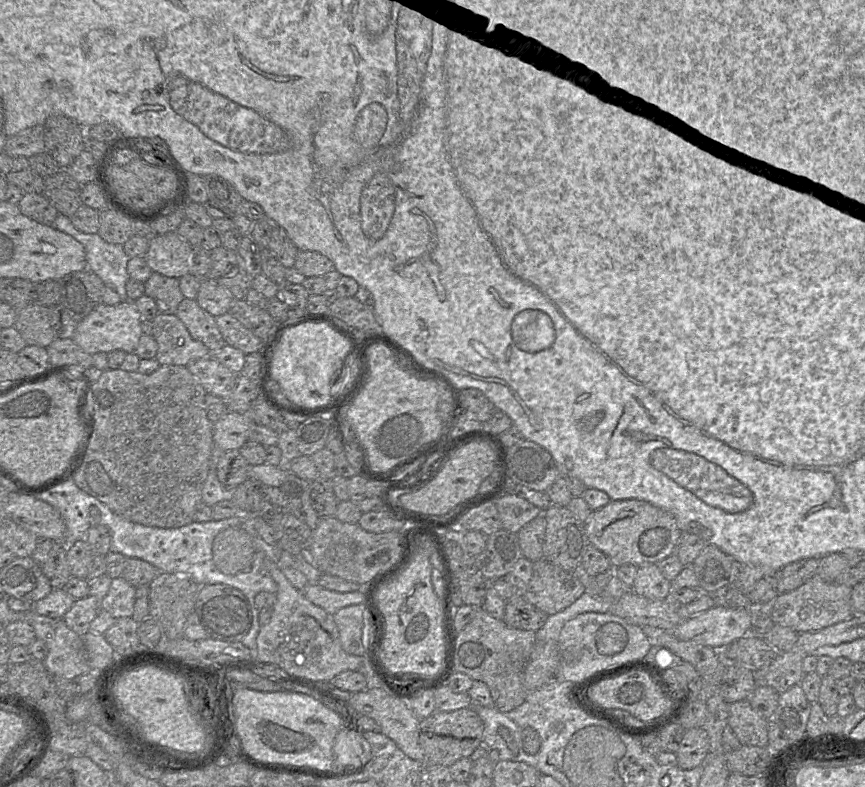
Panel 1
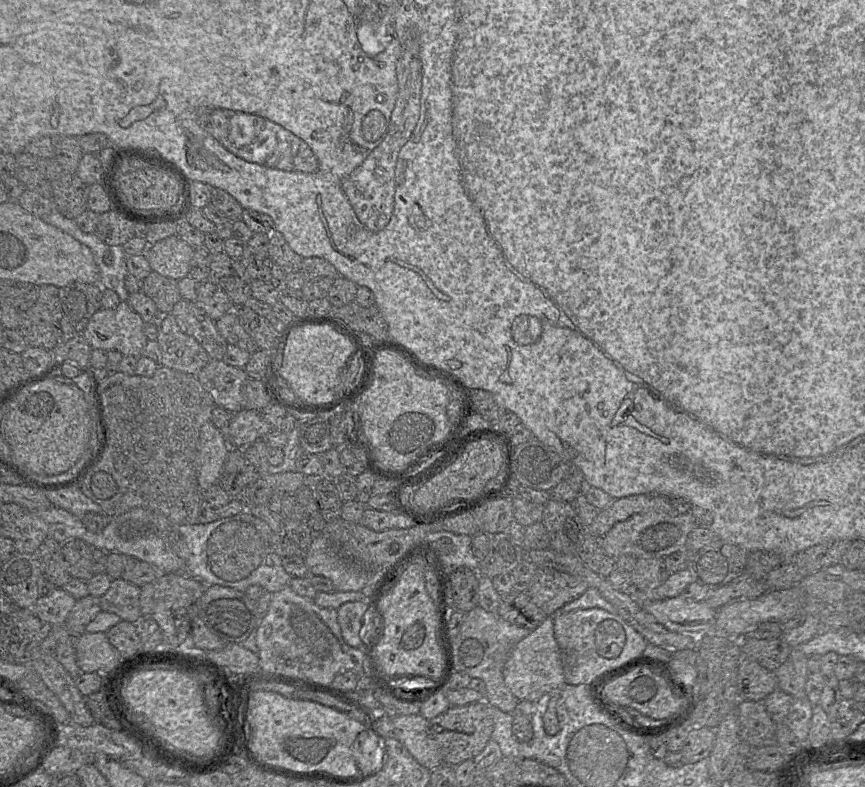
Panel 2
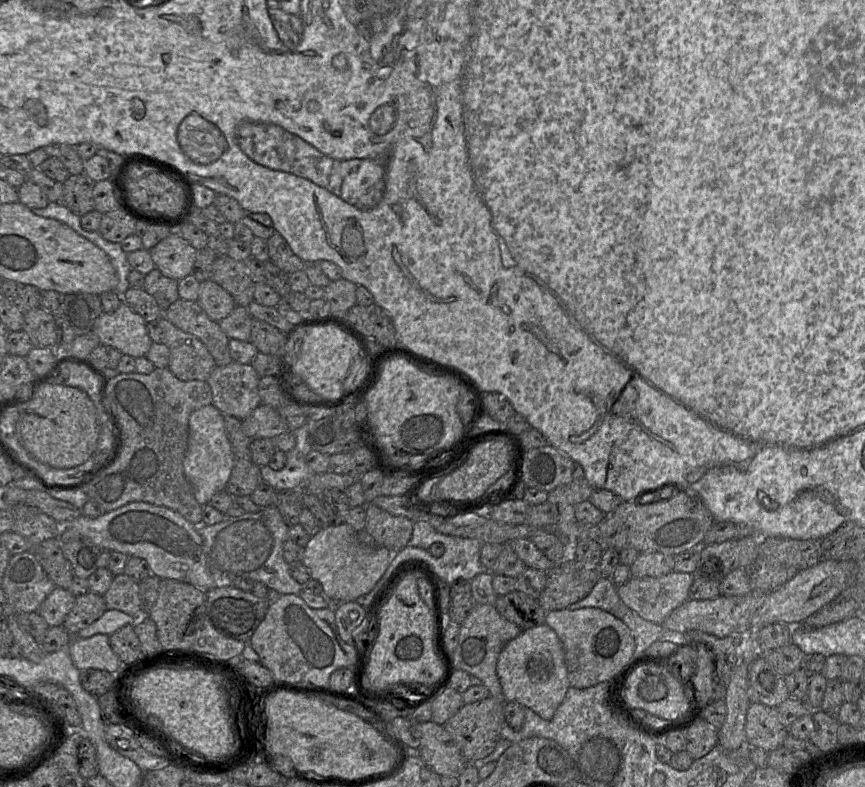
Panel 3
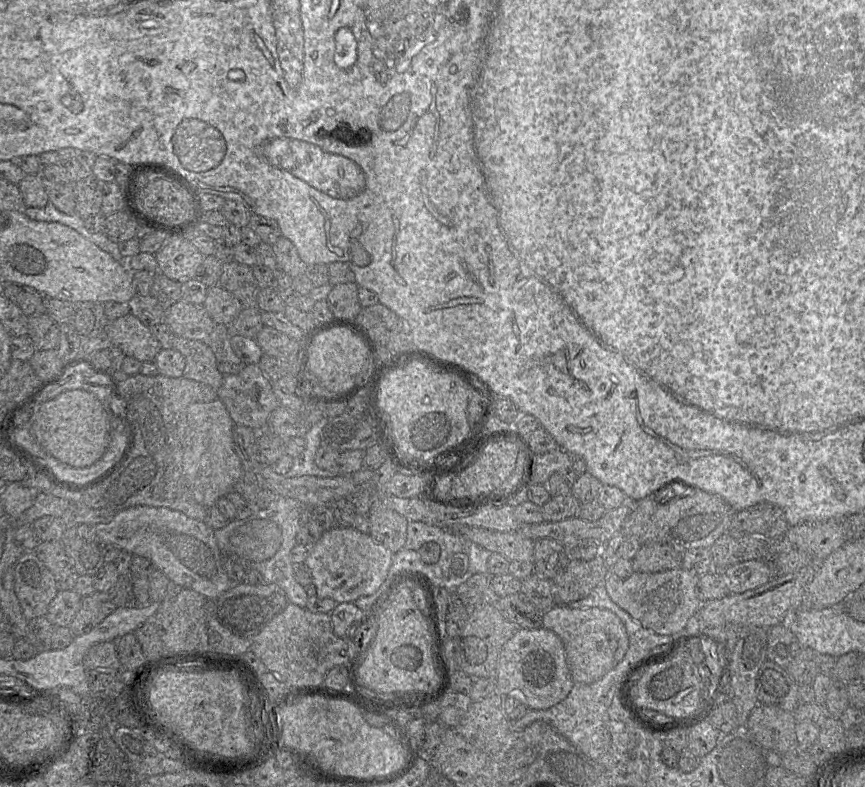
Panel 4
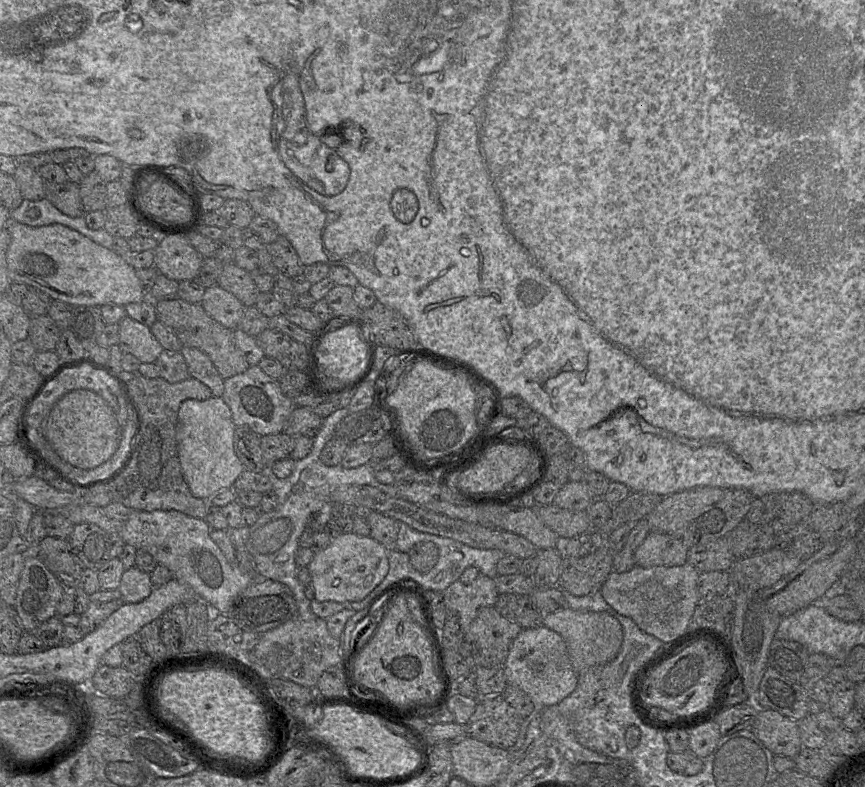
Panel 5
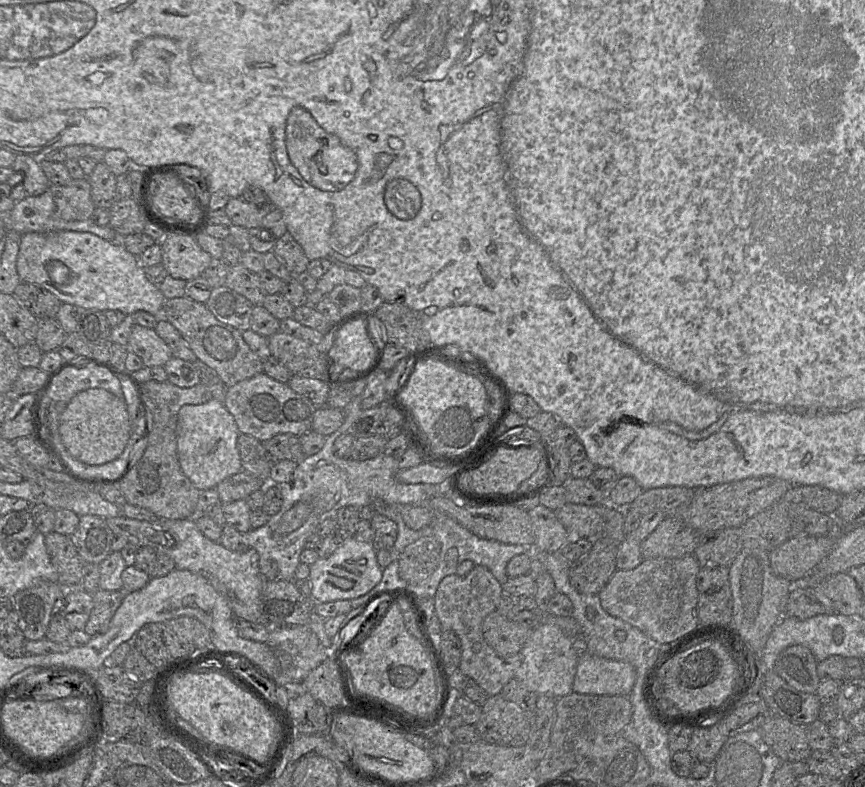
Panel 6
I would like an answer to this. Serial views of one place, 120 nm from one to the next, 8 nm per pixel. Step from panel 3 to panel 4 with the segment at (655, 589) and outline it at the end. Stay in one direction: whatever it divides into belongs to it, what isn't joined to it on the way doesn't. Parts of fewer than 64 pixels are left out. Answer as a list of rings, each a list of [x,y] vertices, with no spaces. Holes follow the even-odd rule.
[[[683,568],[664,572],[634,572],[626,579],[609,572],[604,585],[612,601],[643,627],[660,635],[675,636],[682,633],[689,622],[697,617],[702,604],[696,594],[697,577]]]

